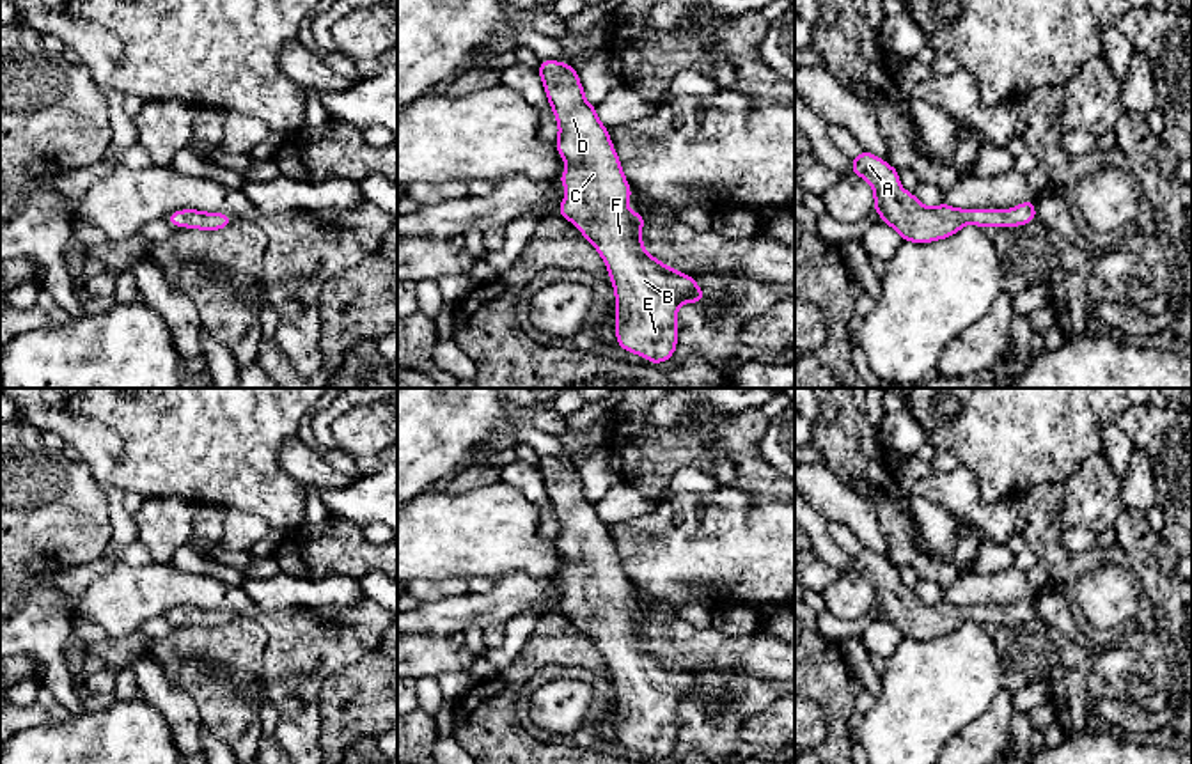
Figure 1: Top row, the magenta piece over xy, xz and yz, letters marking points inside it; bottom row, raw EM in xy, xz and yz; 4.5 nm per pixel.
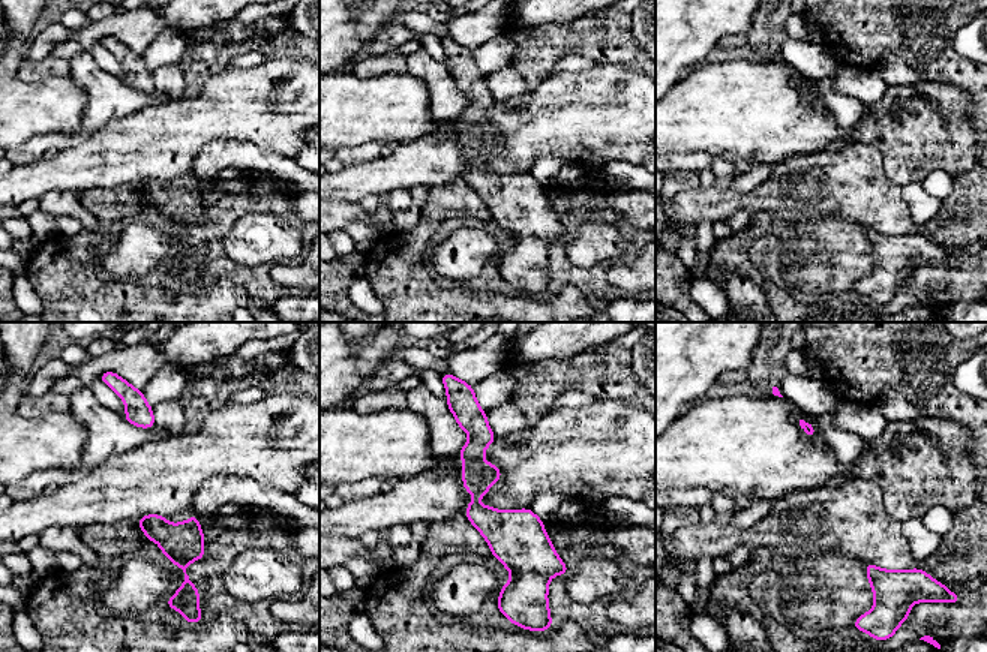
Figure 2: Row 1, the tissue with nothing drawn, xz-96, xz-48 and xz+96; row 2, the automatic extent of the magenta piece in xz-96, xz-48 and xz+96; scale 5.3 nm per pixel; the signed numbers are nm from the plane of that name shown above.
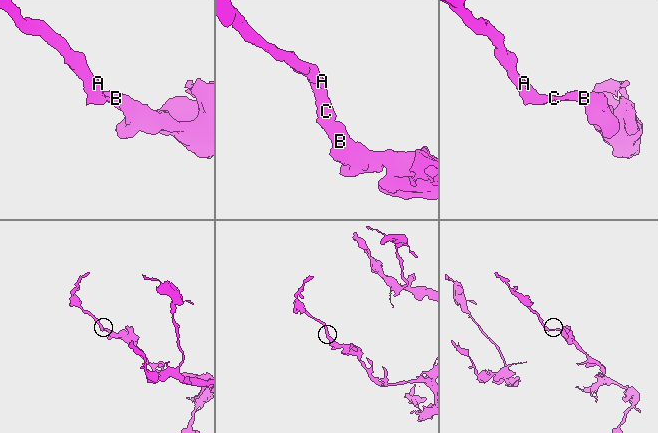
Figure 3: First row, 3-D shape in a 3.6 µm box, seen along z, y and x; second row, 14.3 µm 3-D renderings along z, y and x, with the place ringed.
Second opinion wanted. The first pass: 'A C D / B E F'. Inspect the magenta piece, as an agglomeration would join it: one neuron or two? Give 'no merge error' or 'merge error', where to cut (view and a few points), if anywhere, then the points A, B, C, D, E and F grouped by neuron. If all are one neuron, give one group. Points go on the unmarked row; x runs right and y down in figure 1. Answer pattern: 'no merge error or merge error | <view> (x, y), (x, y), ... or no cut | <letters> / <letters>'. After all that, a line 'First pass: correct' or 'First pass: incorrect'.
no merge error | no cut | A B C D E F
First pass: incorrect

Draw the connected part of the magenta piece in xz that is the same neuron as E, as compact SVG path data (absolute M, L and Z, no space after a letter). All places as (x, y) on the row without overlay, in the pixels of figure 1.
M541 457L537 472L559 519L555 544L568 560L559 574L568 589L559 612L575 620L605 658L616 688L617 743L658 762L676 748L678 706L686 698L699 702L706 690L699 686L694 674L681 672L644 649L639 628L646 624L646 617L626 604L631 594L630 581L608 526L598 518L596 505L585 498L576 466L557 457Z

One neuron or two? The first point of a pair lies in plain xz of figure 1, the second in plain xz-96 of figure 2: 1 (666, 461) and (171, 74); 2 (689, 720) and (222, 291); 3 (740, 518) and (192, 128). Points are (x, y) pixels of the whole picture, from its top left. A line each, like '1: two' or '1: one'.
1: two
2: two
3: one

